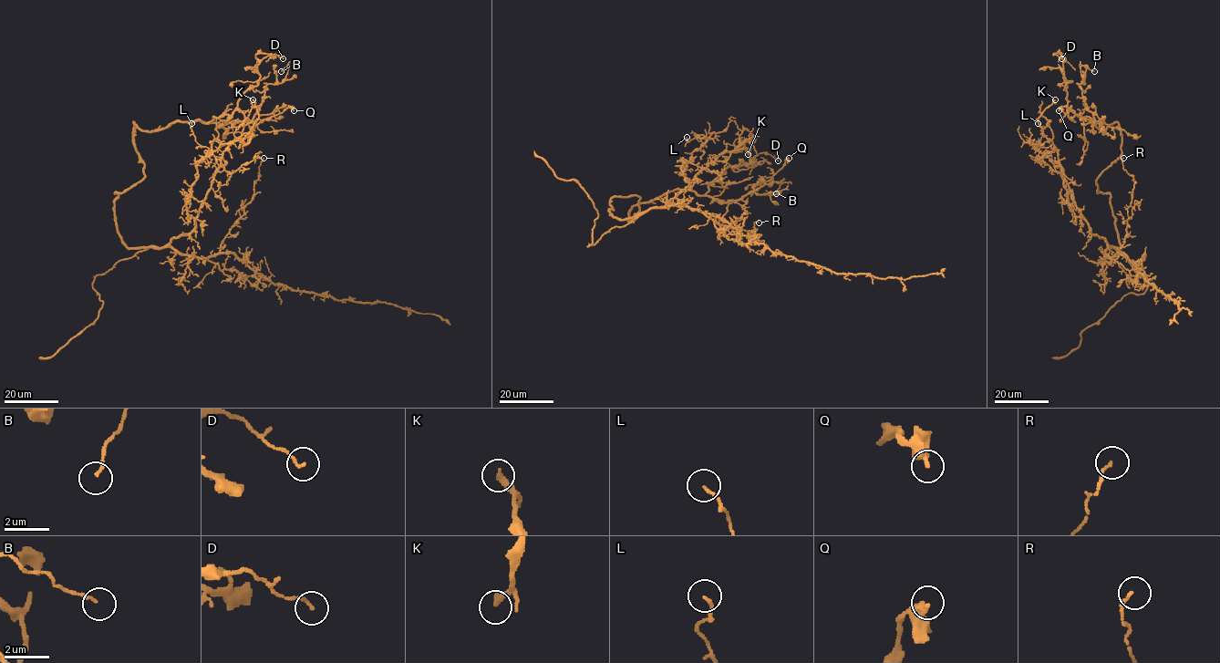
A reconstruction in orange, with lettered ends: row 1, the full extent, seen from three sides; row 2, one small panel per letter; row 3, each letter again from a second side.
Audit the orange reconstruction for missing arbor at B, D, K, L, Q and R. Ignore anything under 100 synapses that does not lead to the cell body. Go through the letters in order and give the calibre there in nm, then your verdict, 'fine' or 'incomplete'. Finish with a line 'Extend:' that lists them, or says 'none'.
B: 120 nm thick; fine
D: 130 nm thick; fine
K: 280 nm thick; fine
L: 120 nm thick; fine
Q: 280 nm thick; fine
R: 100 nm thick; fine
Extend: none

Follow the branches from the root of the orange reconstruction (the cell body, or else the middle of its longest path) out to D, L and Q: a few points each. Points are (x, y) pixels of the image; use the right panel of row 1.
D: (1116, 228), (1096, 179), (1120, 156), (1121, 129), (1069, 117), (1064, 58), (1054, 54), (1061, 58)
L: (1116, 228), (1120, 247), (1109, 247), (1074, 214), (1059, 164), (1035, 148), (1042, 136), (1038, 123)
Q: (1116, 228), (1096, 179), (1121, 153), (1119, 125), (1101, 130), (1090, 121), (1101, 121), (1059, 110)

